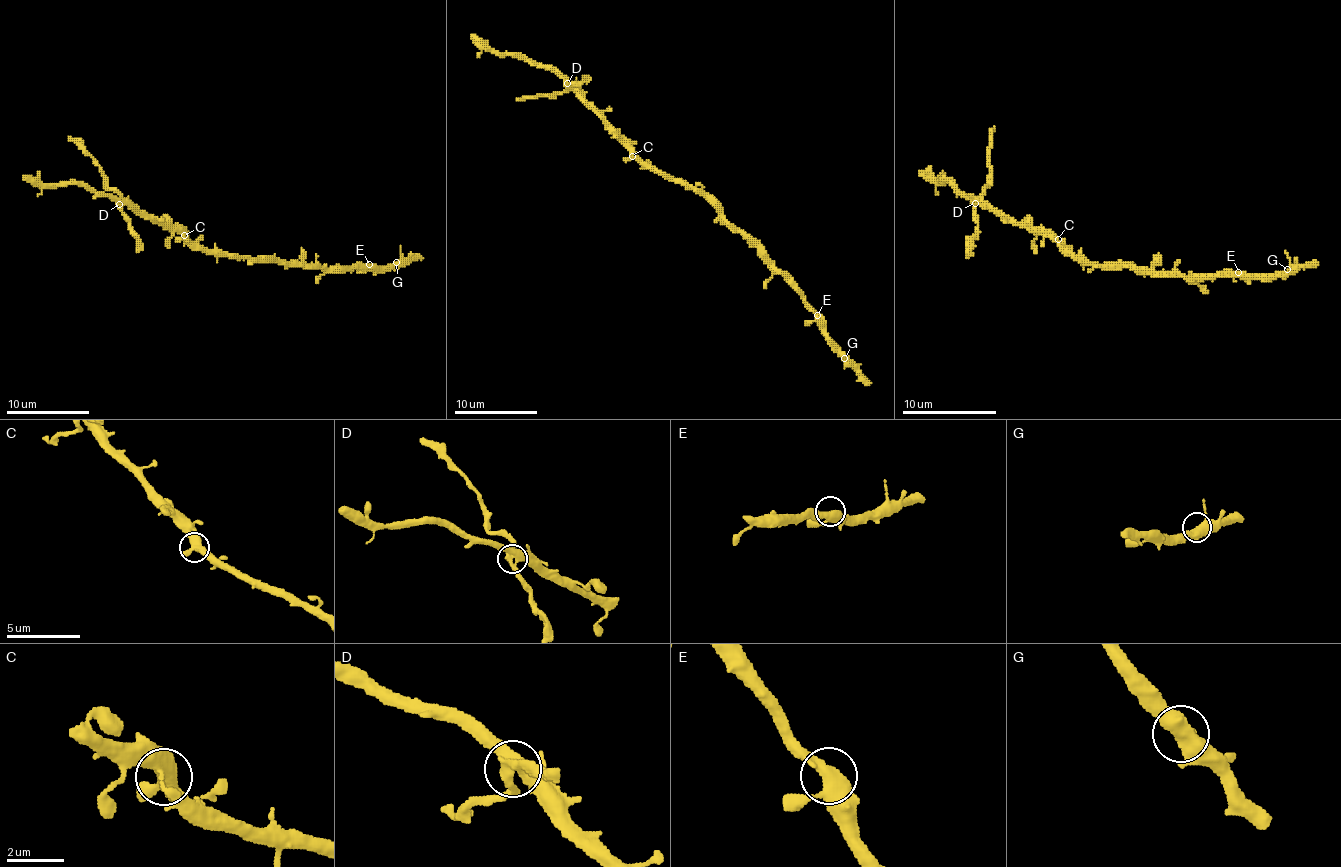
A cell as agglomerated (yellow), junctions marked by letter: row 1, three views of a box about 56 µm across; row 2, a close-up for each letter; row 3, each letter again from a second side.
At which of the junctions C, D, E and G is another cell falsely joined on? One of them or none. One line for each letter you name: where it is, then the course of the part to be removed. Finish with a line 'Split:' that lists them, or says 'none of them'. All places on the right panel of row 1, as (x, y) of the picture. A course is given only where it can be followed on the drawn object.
D: Place: (975, 203). Course of the part to remove: (975, 204), (989, 185), (989, 133), (994, 126)
Split: D

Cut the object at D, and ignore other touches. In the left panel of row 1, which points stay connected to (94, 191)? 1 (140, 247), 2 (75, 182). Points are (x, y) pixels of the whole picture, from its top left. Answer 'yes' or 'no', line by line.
1: no
2: yes

